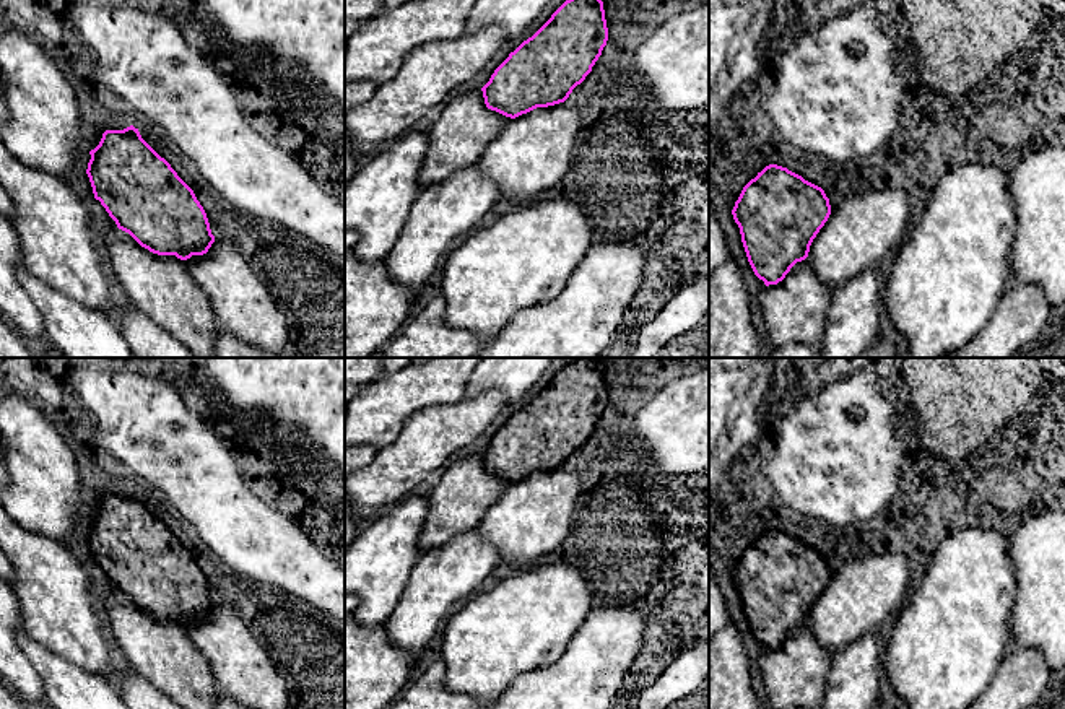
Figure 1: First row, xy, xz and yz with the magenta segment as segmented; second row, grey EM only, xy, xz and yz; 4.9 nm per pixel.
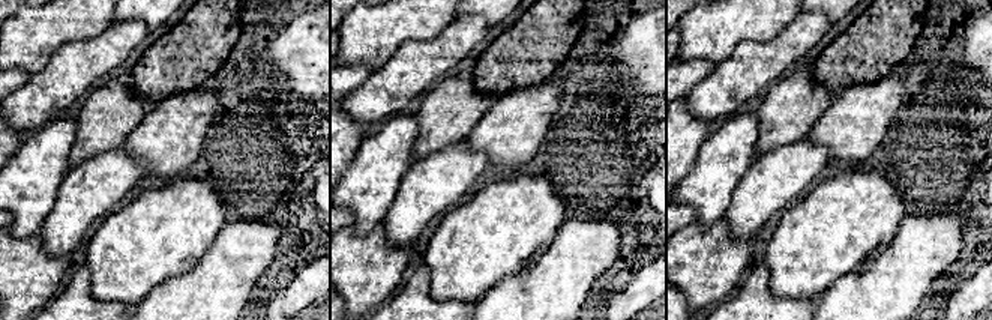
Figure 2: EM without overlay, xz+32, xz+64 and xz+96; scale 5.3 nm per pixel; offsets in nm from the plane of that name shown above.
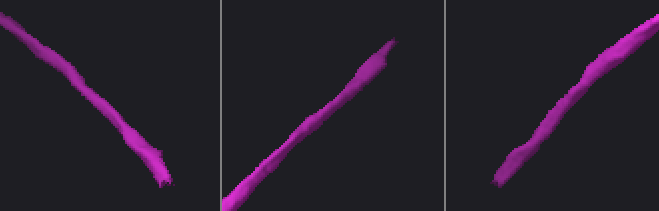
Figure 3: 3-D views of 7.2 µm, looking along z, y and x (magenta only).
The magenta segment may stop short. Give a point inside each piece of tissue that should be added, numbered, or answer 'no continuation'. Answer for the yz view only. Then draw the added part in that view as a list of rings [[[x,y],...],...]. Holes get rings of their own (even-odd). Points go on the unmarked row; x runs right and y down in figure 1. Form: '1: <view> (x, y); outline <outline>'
no continuation

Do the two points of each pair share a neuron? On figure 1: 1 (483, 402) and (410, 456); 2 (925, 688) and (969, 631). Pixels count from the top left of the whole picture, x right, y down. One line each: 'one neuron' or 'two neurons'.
1: one neuron
2: one neuron

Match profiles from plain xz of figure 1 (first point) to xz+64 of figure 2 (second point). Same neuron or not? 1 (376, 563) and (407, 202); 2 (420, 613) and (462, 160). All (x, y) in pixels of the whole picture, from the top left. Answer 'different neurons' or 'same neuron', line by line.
1: different neurons
2: same neuron

